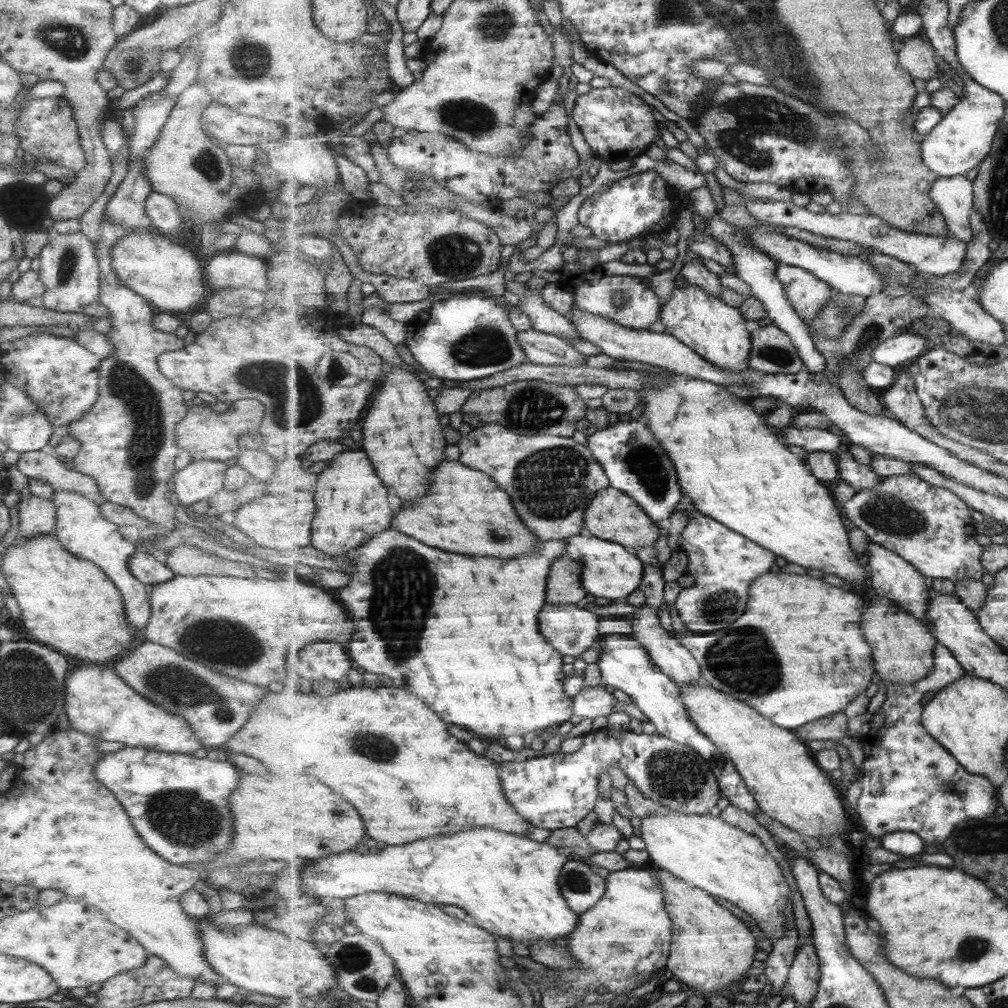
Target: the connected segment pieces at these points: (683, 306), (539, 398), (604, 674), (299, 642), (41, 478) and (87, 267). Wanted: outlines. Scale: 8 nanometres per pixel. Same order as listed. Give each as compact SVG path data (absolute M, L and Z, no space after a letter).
M688 281L684 287L676 288L670 299L662 302L660 321L665 326L665 332L684 341L713 365L733 372L749 369L753 348L751 323L740 307L725 304L719 296L711 296L705 288Z
M527 379L473 392L462 411L465 424L472 429L499 423L522 435L539 435L545 432L553 436L571 437L577 430L577 422L587 416L586 402L571 385Z
M611 634L603 638L601 648L602 653L597 664L600 668L602 683L625 692L647 720L657 728L657 733L690 746L703 756L711 764L712 771L716 773L719 780L721 792L730 804L746 810L753 817L757 816L757 810L761 809L760 804L749 790L736 764L693 722L687 712L687 706L681 700L682 687L653 662L647 649L643 648L643 644L639 644L629 635Z
M304 575L299 579L270 578L268 580L255 576L252 578L233 578L233 576L173 576L173 579L165 581L165 583L159 583L149 587L149 610L149 621L147 621L147 624L139 634L140 641L147 641L151 642L151 644L169 648L177 652L177 654L184 656L187 660L192 660L193 662L206 666L213 672L254 684L262 689L281 687L284 683L288 682L288 680L283 680L283 678L289 678L287 672L283 670L285 652L295 652L295 656L297 656L297 652L301 648L305 648L305 646L311 644L323 642L347 644L347 642L351 642L357 631L356 620L345 610L344 605L339 602L335 592L313 584Z
M42 450L20 454L15 466L25 478L34 478L39 482L44 482L53 490L60 489L77 493L93 501L100 496L93 479L79 474L76 470L63 467L63 463L55 455L44 453Z
M81 232L69 235L51 233L38 254L39 268L36 273L42 282L44 293L40 296L44 309L63 313L77 313L82 306L95 303L99 292L99 269L94 246Z

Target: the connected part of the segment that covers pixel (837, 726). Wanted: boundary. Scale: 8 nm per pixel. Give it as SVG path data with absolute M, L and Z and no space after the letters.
M844 712L826 716L824 719L814 720L794 728L802 740L841 740L849 737L849 717Z

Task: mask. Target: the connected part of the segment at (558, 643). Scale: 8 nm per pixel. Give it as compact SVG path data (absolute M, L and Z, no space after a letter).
M545 604L540 614L541 633L567 656L581 656L600 640L601 617L582 606Z

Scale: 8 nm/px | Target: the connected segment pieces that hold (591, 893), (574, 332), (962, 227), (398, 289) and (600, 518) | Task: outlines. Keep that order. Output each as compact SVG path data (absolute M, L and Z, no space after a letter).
M572 857L560 876L561 892L579 914L591 910L606 893L606 878L593 872L582 858Z
M529 290L530 293L523 299L519 299L517 308L526 312L532 320L533 329L547 334L554 334L559 338L570 340L581 338L581 333L577 327L571 323L571 319L566 318L551 309L543 301L543 296L538 290Z
M965 174L941 177L933 183L931 197L945 216L951 234L966 243L973 240L970 219L974 213L974 181Z
M359 266L353 268L353 274L363 280L377 286L376 292L387 302L408 303L419 302L429 298L429 286L410 278L399 278L391 275L376 275L365 270L359 270Z
M604 488L593 498L590 507L585 513L586 528L593 536L603 540L616 541L625 545L633 553L637 553L642 546L651 546L659 540L659 525L643 510L643 507L634 499L618 488Z

